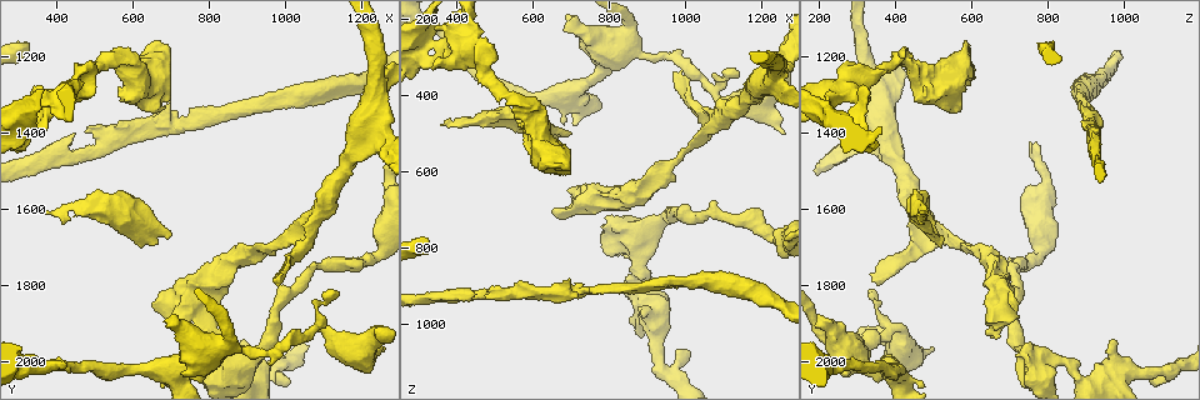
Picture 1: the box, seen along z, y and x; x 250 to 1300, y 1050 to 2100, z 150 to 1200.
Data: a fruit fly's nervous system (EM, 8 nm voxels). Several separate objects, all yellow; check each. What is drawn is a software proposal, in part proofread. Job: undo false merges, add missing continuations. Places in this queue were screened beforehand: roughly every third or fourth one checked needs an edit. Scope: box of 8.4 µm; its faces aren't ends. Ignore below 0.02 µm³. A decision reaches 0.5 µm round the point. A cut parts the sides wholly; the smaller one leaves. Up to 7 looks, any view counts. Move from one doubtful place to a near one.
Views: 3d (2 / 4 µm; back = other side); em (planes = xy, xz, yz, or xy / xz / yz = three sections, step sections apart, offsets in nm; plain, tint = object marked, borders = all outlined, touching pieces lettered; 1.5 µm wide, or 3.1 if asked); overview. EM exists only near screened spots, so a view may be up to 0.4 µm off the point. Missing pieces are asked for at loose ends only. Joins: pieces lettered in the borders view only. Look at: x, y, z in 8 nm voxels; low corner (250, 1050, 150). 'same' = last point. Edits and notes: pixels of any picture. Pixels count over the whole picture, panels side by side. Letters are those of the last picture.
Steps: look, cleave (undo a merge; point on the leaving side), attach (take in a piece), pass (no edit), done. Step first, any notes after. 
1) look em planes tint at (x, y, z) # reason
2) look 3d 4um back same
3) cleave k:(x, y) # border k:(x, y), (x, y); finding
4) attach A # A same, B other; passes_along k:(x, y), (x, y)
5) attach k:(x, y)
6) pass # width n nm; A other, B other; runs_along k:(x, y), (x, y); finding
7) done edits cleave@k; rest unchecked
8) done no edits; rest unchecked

look em planes borders at (1070, 1615, 480) # a fork

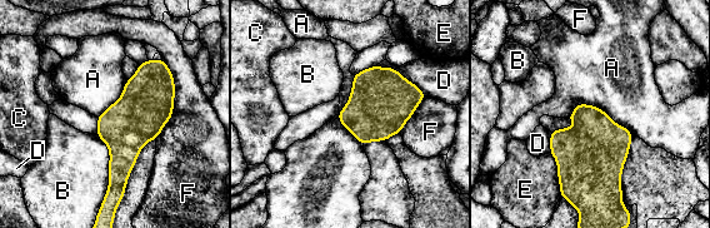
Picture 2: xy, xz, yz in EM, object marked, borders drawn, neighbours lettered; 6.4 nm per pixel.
pass # A other, B other, C other, D other, E other, F other; runs_along 2:(146, 65), (105, 203); one cell here

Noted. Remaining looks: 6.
look 3d 2um at (1135, 1815, 350) # tapers out

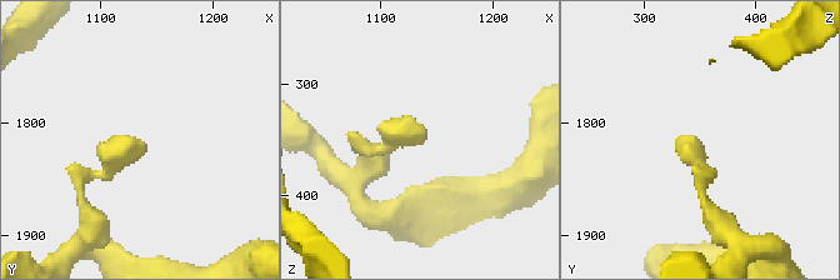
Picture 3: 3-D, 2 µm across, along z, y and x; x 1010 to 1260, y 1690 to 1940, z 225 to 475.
look em yz step 8 tint at (1140, 1820, 344)

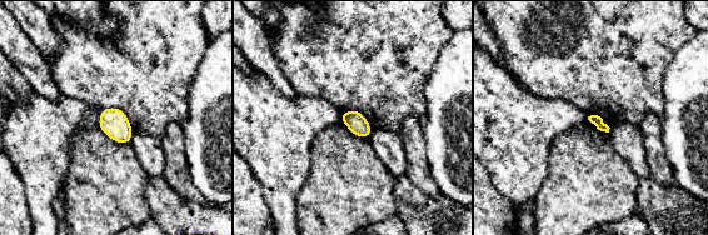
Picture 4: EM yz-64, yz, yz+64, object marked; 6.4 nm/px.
look em planes borders same

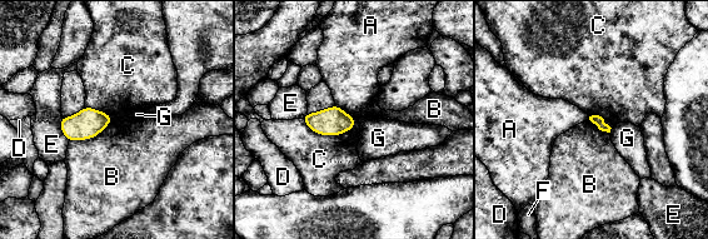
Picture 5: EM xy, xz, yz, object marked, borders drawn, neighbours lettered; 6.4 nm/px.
pass # longest_contact C 360 nm; A other, B other, C other, D other, E other, F other, G other; border 5:(300, 119), (327, 135), (357, 124); none of them fits

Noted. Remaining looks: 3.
look 3d 2um at (360, 1610, 475) # thin end

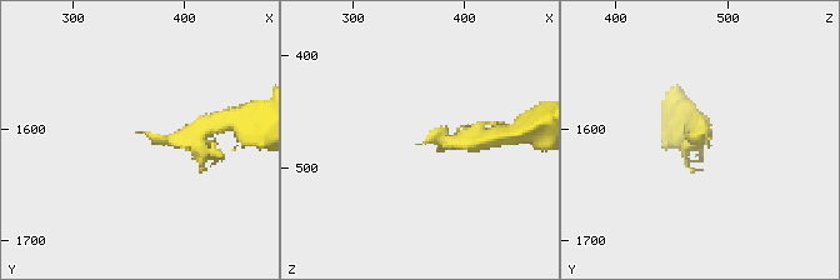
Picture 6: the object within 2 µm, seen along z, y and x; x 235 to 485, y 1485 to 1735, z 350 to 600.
look em planes borders at (368, 1606, 472)

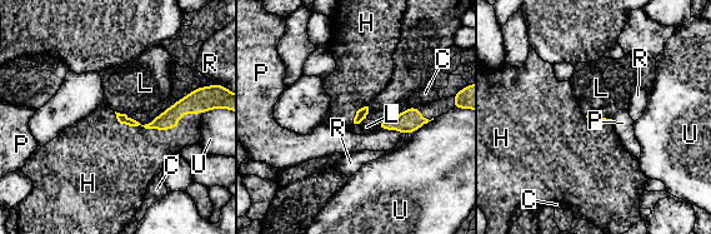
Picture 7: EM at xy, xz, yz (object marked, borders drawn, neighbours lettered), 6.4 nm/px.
attach H # C other, H same, L other, P other, R other, U other; it goes on there

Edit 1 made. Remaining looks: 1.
done edits attach@7; rest unchecked

